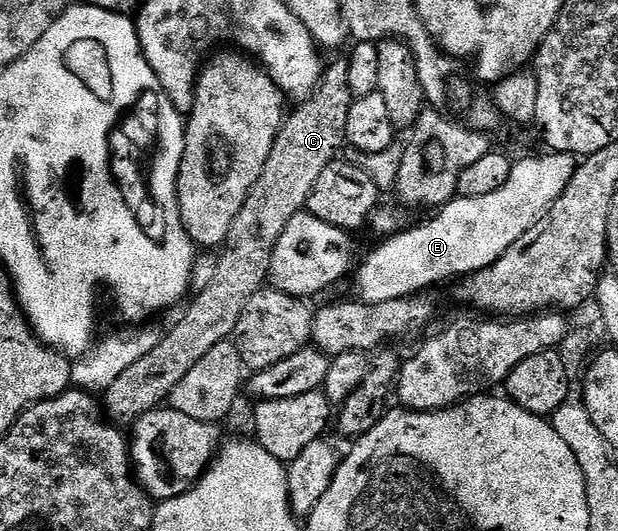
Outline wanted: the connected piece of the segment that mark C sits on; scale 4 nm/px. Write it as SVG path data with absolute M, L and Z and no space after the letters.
M339 61L339 63L332 64L331 67L329 64L329 66L323 70L322 80L318 82L314 91L307 99L301 100L301 102L295 106L298 108L296 108L291 115L289 112L289 114L283 118L282 127L278 131L276 141L272 145L272 153L268 153L268 161L264 161L264 173L260 173L260 178L256 180L256 185L252 185L252 193L248 193L248 201L244 201L244 209L240 209L240 213L236 213L236 221L232 221L232 229L228 229L228 237L218 256L219 265L217 266L217 272L214 274L213 282L211 282L202 293L193 296L193 298L189 300L189 303L191 303L189 306L188 304L185 306L183 320L180 321L179 324L171 326L169 330L163 334L160 345L156 345L156 349L152 349L152 353L148 353L145 357L140 357L140 361L135 361L128 369L124 369L124 373L120 373L120 377L116 377L116 381L112 381L112 385L108 385L108 389L101 392L100 403L104 408L105 418L109 420L109 422L115 425L123 425L122 423L132 425L140 417L144 417L144 413L157 411L159 407L163 406L163 404L169 400L170 394L176 389L176 385L180 384L180 381L195 368L195 364L198 364L199 360L202 360L203 356L206 356L209 350L215 348L220 342L229 340L231 336L233 336L236 325L240 321L240 313L244 313L244 305L248 305L248 301L252 301L254 294L267 286L270 277L270 266L272 265L272 253L276 249L276 241L280 241L280 233L284 233L284 229L287 227L288 221L292 221L292 217L296 217L301 211L306 210L306 202L312 193L312 188L316 186L316 180L319 179L320 173L324 173L324 169L328 169L328 165L339 158L338 150L344 147L346 143L348 109L350 108L351 102L352 96L348 89L348 65L345 61Z

